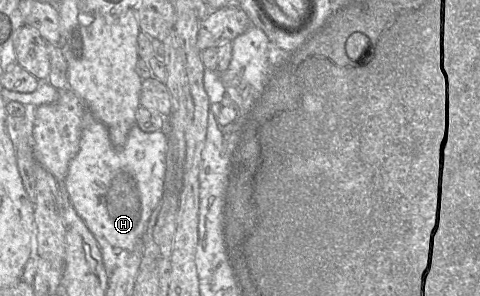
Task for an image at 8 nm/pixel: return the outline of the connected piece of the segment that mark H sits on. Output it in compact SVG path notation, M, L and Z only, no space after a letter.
M94 119L91 123L89 123L82 132L80 138L79 150L69 165L69 169L64 179L63 186L66 188L68 192L70 201L74 209L76 210L78 215L83 219L83 221L86 223L87 227L89 228L89 230L97 240L101 249L103 263L107 273L109 274L109 277L112 274L112 272L124 262L124 260L127 258L130 252L132 252L134 248L138 245L138 243L142 240L142 236L145 233L149 219L153 211L156 209L156 207L159 205L159 203L162 200L164 194L164 181L166 173L167 146L168 146L168 135L164 130L147 133L142 131L136 125L133 126L132 129L130 130L124 147L120 149L117 149L113 146L110 139L108 128L103 122L100 122L98 119Z

